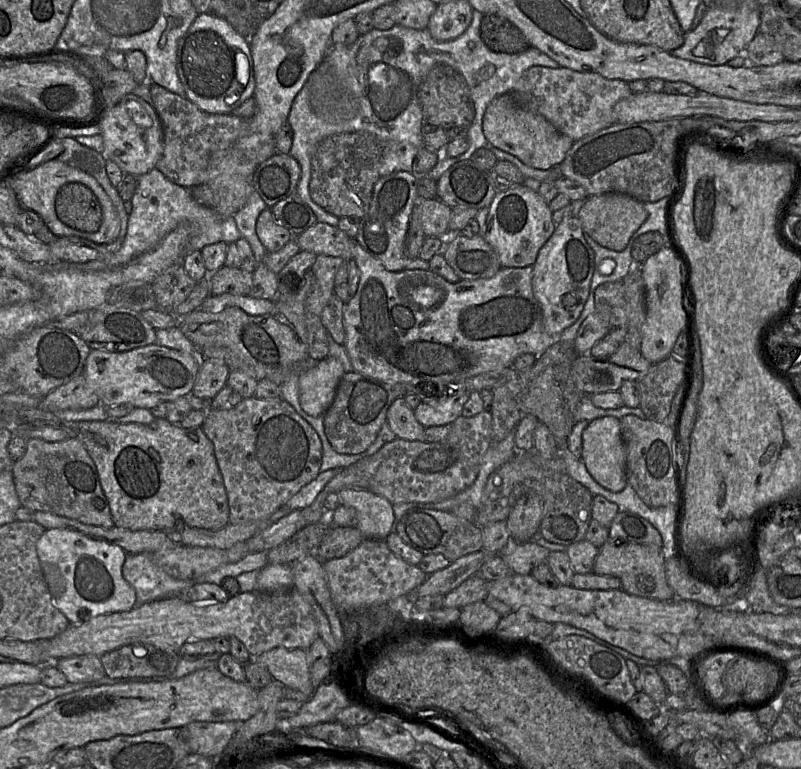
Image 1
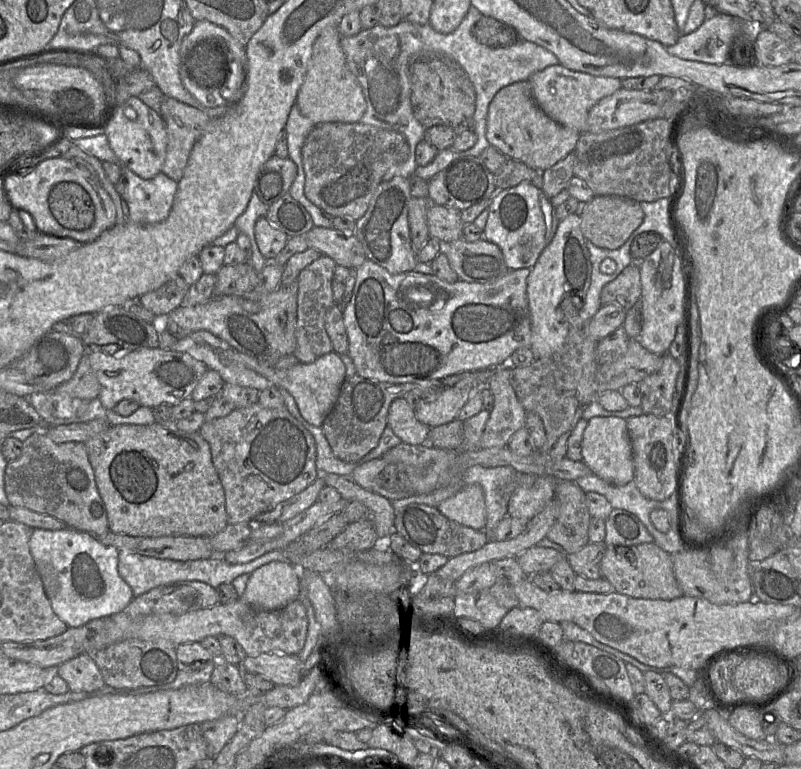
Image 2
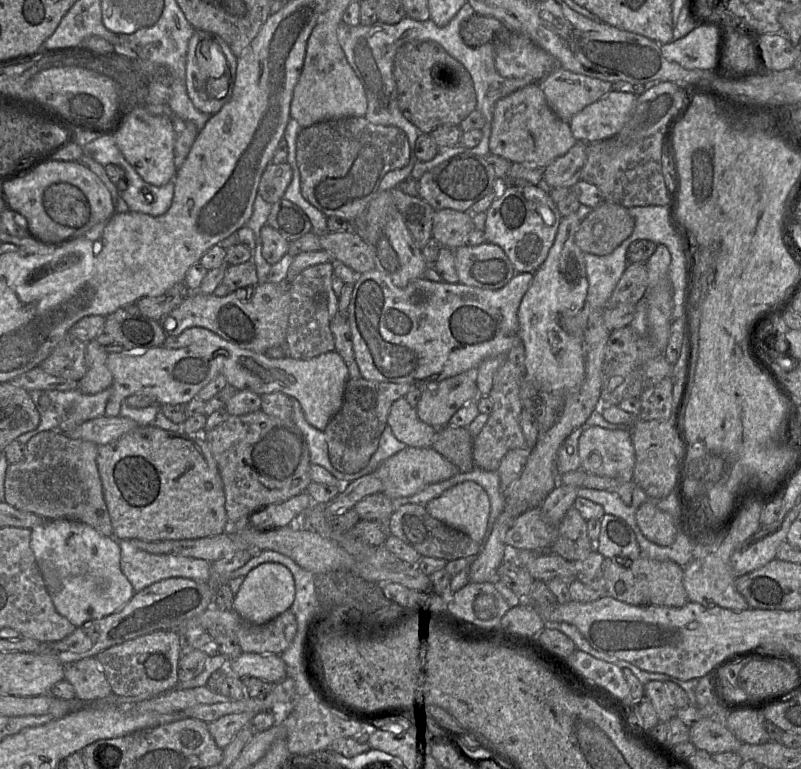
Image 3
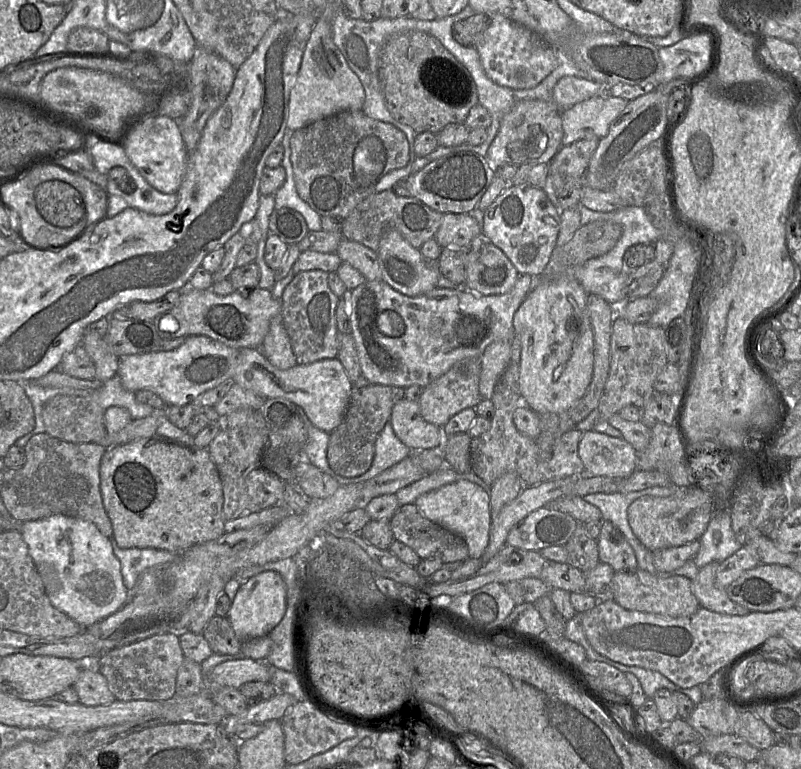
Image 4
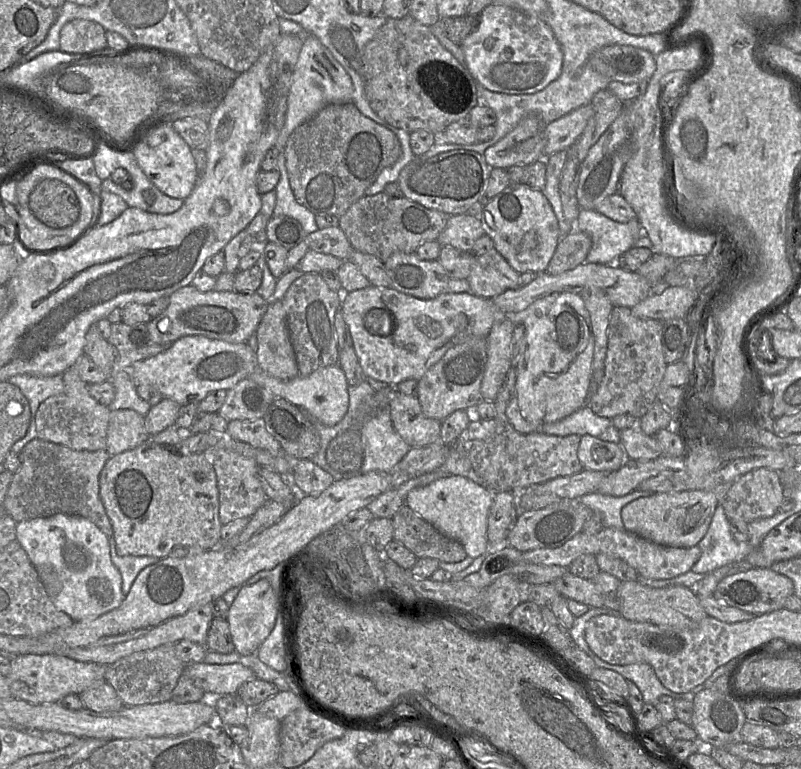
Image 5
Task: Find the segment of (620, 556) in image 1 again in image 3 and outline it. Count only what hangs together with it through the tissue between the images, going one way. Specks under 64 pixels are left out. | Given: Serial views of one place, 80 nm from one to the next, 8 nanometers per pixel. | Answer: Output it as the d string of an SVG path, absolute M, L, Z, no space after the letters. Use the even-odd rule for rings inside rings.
M640 551L640 557L638 557L636 560L631 561L631 560L623 559L623 558L622 560L624 560L624 566L621 566L620 564L618 564L616 558L612 558L612 559L604 558L603 560L602 573L603 573L603 578L605 580L605 583L606 583L607 596L611 596L612 598L618 601L624 602L626 604L634 605L634 606L657 605L657 606L665 606L665 607L682 607L689 601L686 590L683 585L683 567L681 567L677 563L673 561L658 561L658 560L648 558L646 556L641 556L641 551Z

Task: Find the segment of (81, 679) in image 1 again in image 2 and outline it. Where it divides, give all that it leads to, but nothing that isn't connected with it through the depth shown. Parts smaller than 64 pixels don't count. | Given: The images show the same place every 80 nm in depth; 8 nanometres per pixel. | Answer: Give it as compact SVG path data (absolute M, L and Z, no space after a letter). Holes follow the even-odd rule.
M80 654L57 667L58 675L66 681L70 691L94 693L105 685L92 654Z

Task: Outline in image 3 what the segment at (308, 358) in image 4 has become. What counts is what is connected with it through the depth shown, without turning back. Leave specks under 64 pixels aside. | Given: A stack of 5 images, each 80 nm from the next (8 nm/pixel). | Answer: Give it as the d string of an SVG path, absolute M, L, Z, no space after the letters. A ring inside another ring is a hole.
M320 263L304 269L289 283L291 300L285 342L287 357L310 360L335 351L335 339L330 329L330 322L338 312L339 298L332 288L333 275L334 263Z

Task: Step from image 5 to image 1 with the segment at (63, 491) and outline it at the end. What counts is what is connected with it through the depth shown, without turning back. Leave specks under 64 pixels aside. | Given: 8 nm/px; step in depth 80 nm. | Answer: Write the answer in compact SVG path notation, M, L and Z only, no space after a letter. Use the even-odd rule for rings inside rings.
M30 438L24 455L11 468L21 506L44 511L82 523L111 528L114 526L108 500L100 484L96 465L78 438L47 442Z

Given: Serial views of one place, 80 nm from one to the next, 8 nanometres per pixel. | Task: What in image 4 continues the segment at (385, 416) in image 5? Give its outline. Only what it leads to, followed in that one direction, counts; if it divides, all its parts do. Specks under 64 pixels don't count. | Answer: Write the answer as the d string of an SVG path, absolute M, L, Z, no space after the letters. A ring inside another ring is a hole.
M388 421L375 443L375 454L370 468L361 475L348 477L349 484L369 480L411 455L412 451L395 435Z

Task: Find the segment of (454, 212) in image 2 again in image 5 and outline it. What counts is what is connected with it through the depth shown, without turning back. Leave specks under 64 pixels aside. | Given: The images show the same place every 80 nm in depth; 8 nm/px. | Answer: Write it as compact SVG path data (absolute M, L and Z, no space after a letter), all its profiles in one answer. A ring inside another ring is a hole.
M468 213L450 215L437 241L442 246L451 246L471 252L477 239L485 235L480 219Z

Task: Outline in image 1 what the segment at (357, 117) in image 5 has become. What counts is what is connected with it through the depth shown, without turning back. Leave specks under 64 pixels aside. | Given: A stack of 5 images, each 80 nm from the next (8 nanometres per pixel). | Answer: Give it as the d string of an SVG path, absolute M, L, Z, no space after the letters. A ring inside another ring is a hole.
M366 131L333 134L321 140L311 157L309 193L312 200L338 217L364 217L374 185L380 178L383 150L385 141Z

